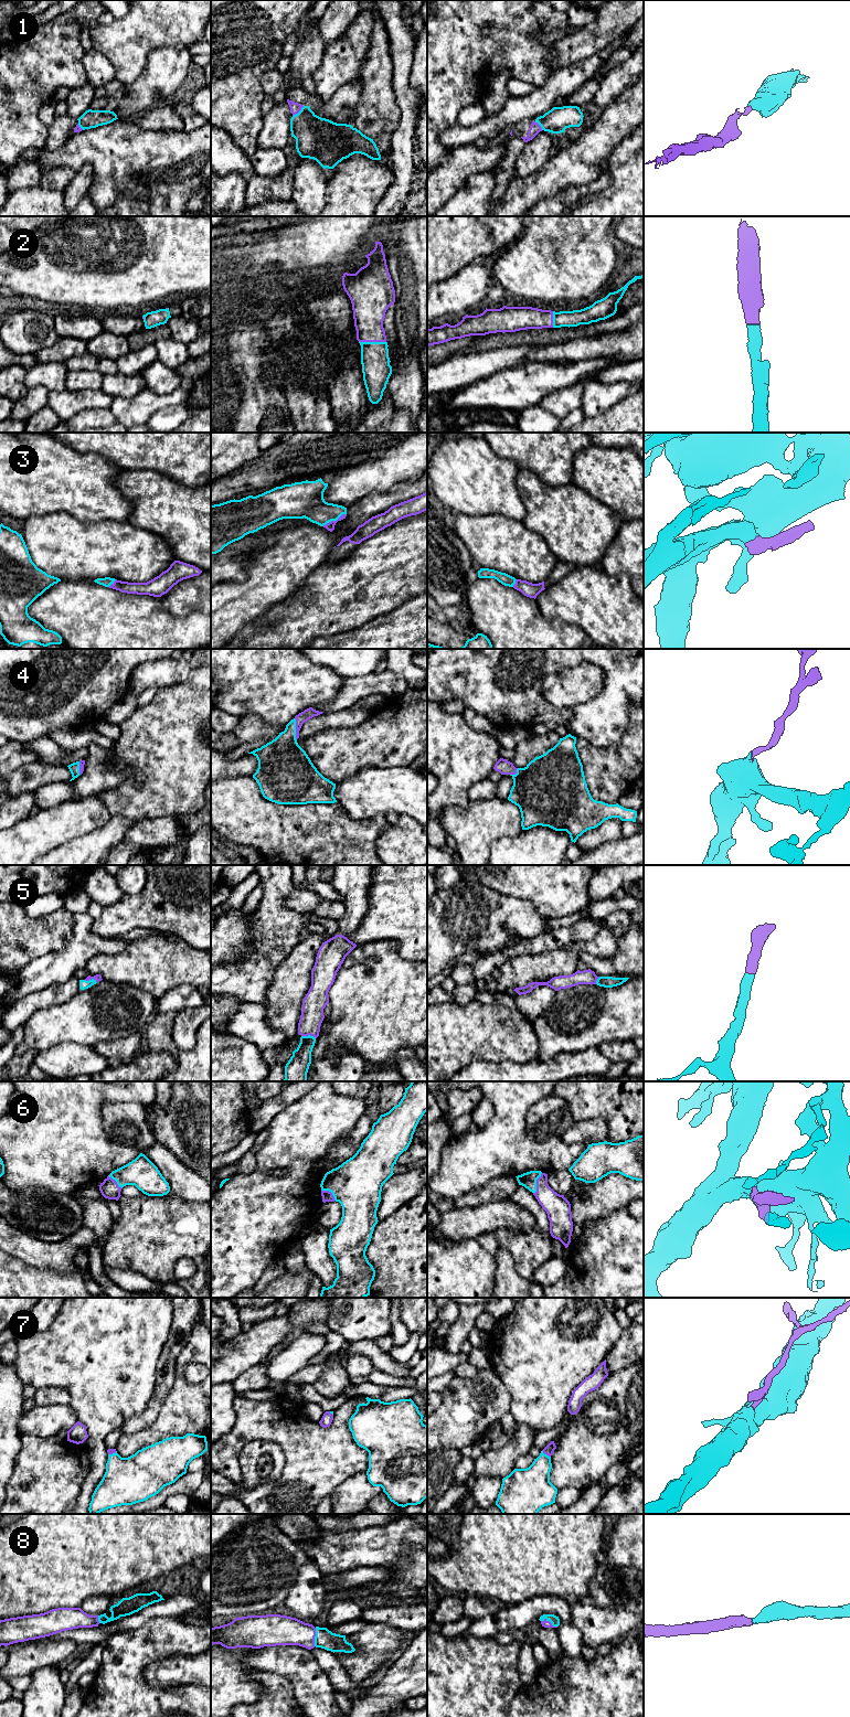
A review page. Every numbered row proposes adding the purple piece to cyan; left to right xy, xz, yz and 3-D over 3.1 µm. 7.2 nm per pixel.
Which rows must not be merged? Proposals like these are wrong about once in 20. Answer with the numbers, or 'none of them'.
none of them

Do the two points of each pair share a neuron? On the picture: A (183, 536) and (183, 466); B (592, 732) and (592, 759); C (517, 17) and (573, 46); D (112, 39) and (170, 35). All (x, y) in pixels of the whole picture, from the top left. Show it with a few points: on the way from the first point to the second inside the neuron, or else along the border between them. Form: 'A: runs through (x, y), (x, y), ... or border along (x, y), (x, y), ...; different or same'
A: border along (160, 472), (187, 486), (199, 487); different
B: border along (576, 736), (596, 747), (609, 747), (616, 744); different
C: border along (571, 33), (567, 35); different
D: runs through (126, 39), (141, 39), (145, 35), (156, 35); same

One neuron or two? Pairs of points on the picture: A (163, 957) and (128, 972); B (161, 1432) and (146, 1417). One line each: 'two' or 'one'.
A: one
B: two

